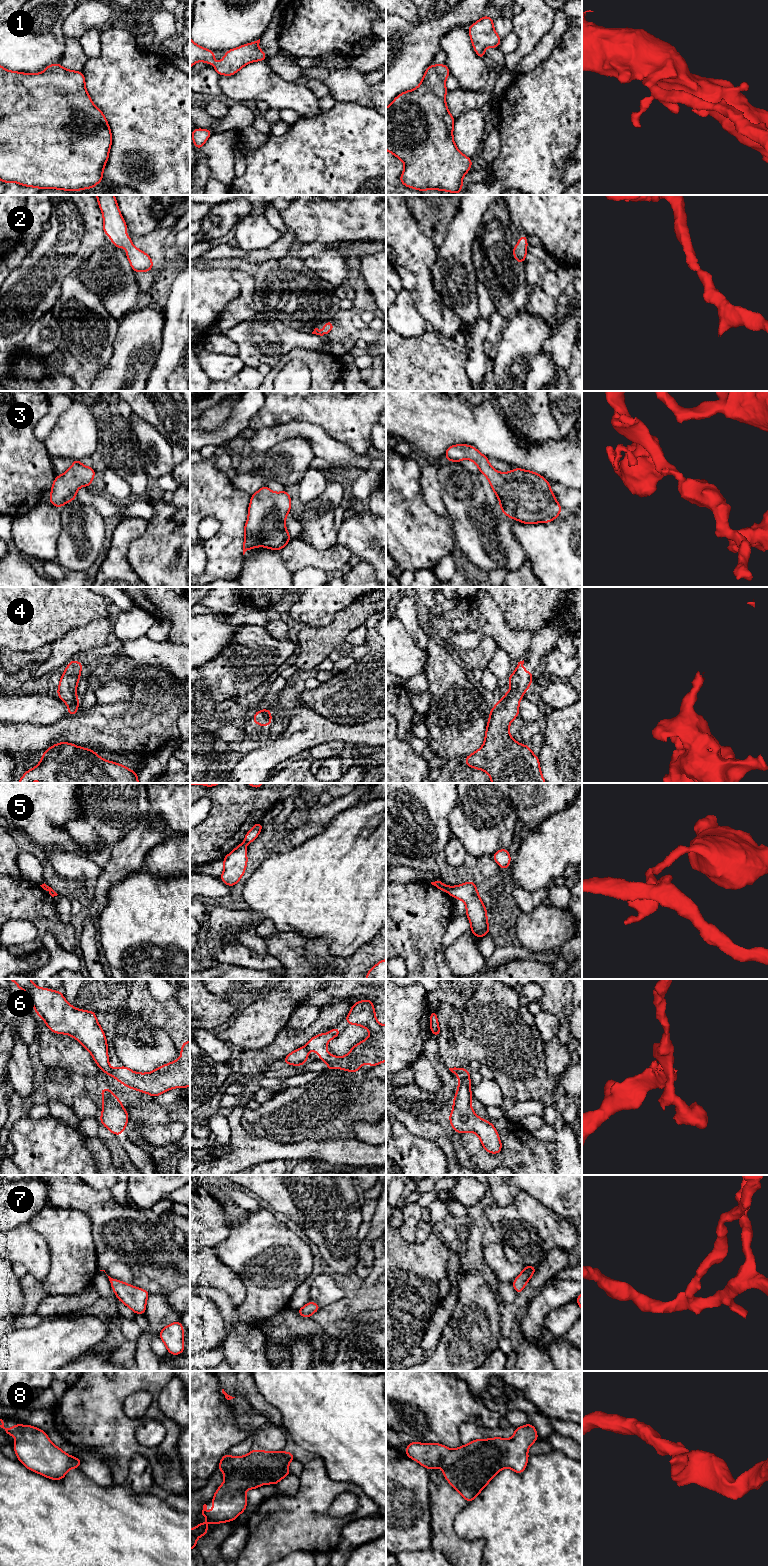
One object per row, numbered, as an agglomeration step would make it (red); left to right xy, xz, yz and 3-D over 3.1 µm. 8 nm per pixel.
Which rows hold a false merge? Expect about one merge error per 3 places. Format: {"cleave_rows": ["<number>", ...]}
{"cleave_rows": ["5", "6"]}

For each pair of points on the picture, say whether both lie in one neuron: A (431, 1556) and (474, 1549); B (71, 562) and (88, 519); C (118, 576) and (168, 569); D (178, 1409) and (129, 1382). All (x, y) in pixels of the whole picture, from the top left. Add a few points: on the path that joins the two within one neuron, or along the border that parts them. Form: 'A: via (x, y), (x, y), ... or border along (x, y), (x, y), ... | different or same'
A: border along (431, 1547), (439, 1550), (445, 1556) | different
B: via (76, 551), (83, 530) | same
C: border along (126, 552), (128, 563), (139, 576) | different
D: border along (170, 1381), (158, 1397), (158, 1406), (169, 1419) | different

